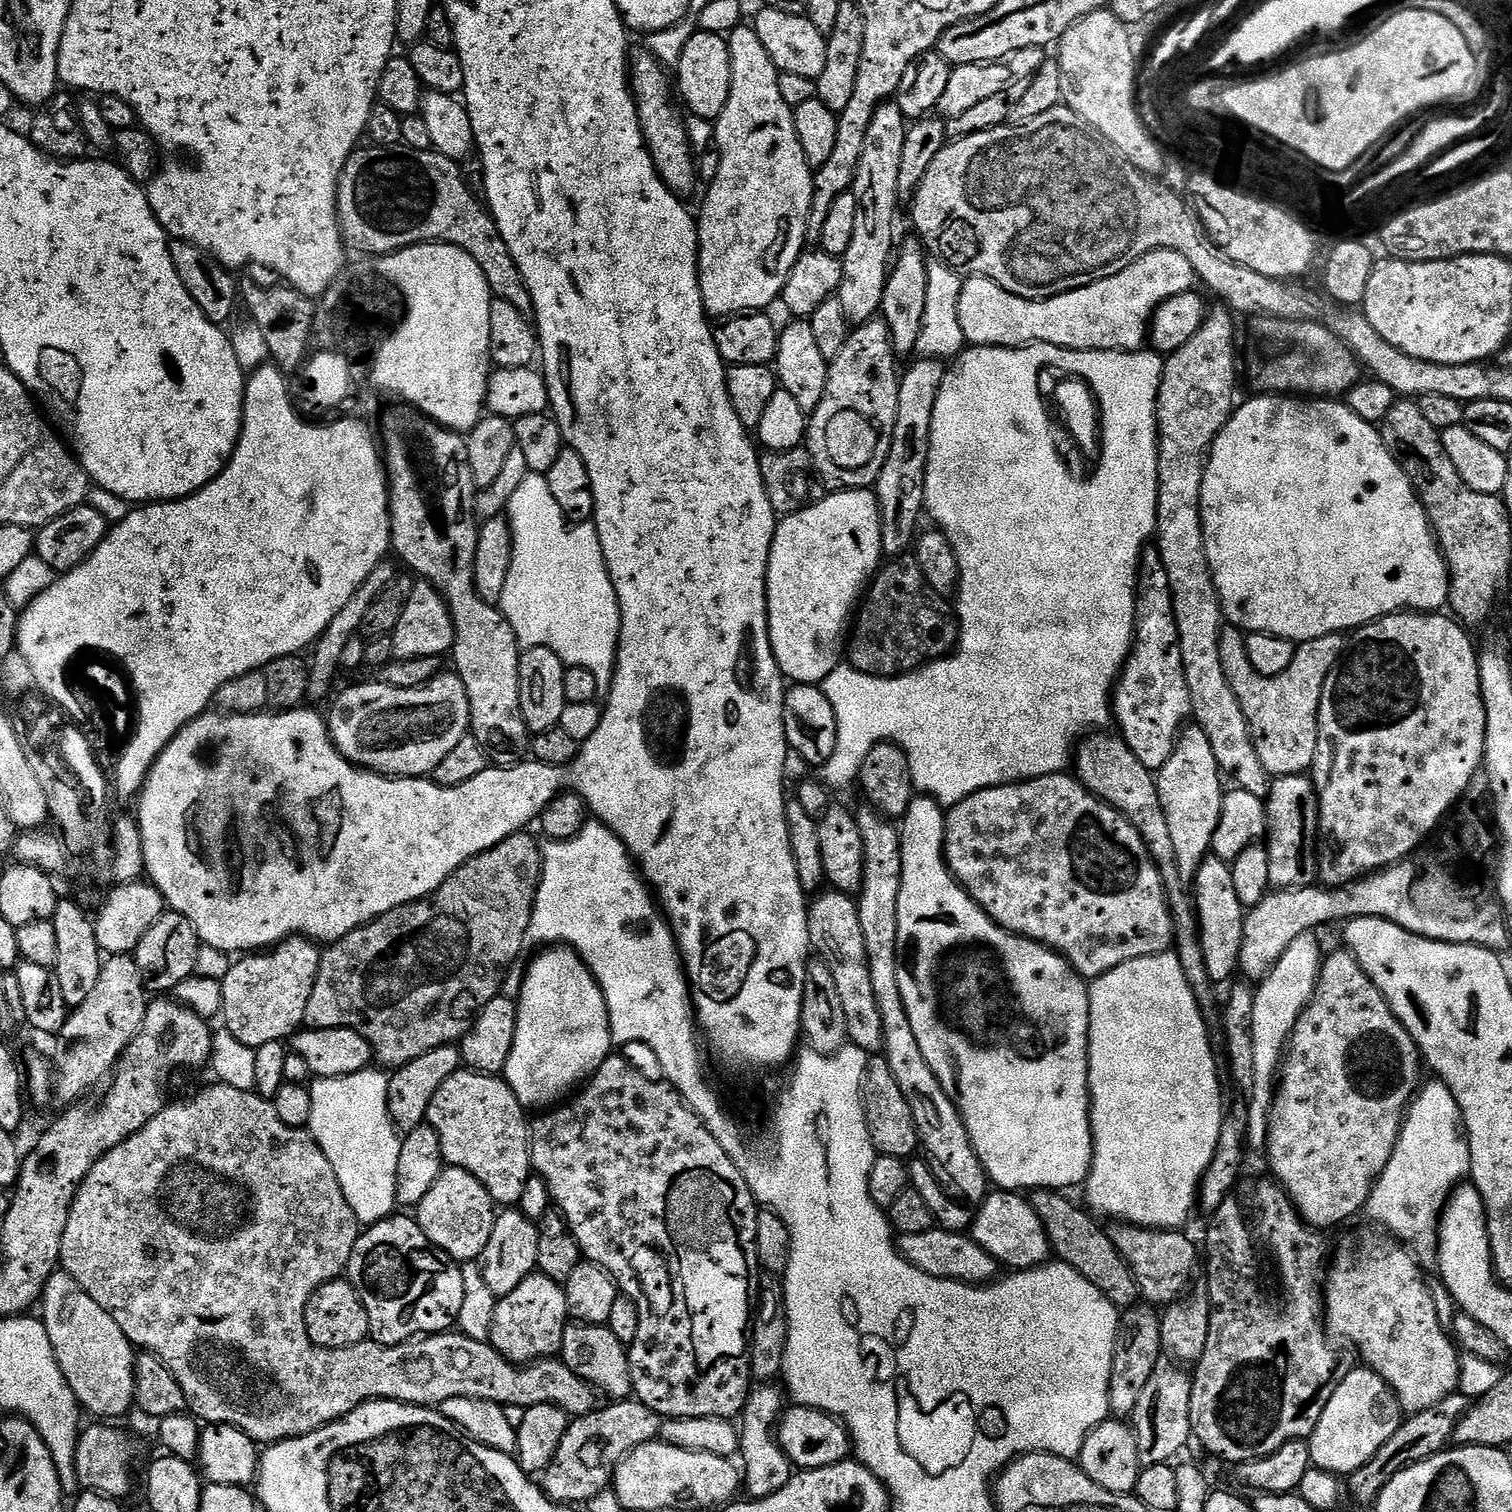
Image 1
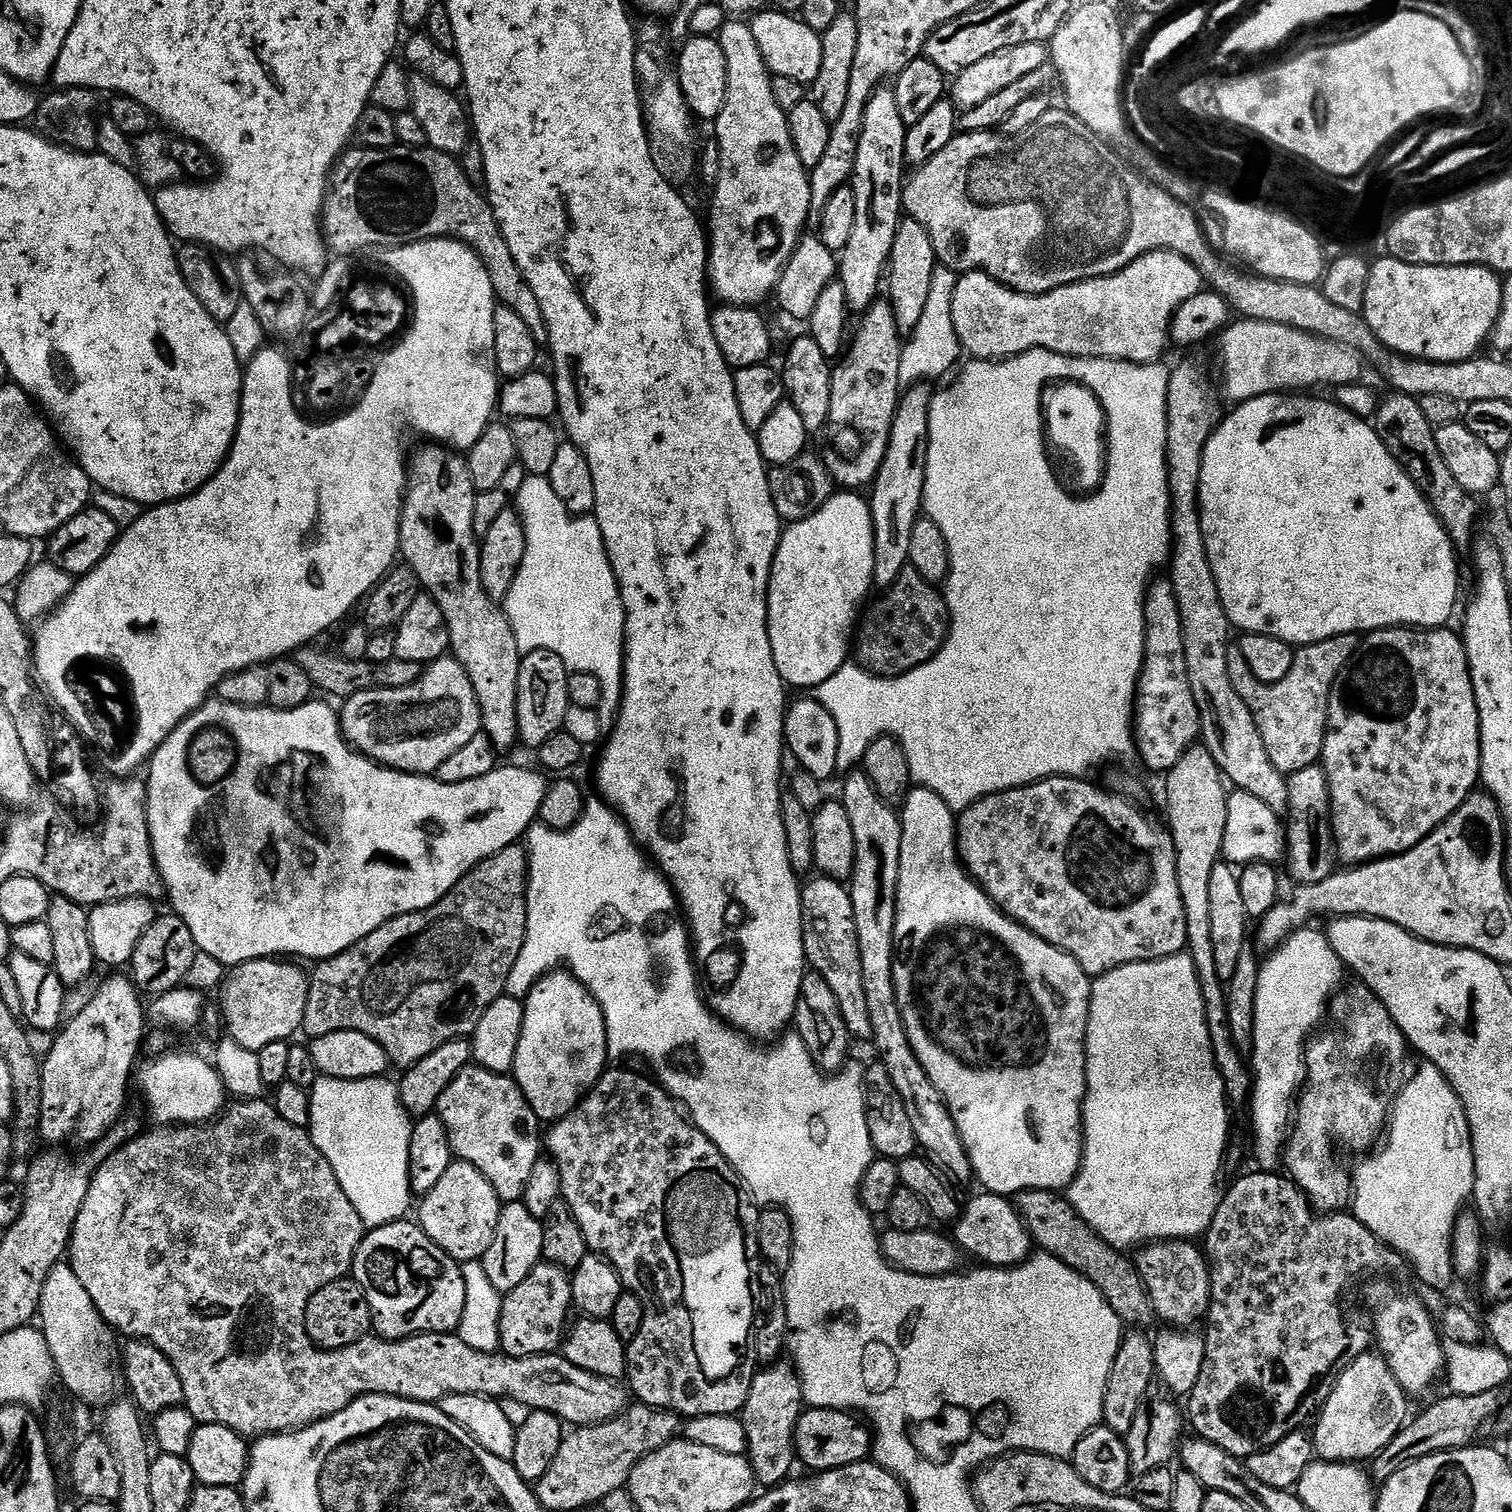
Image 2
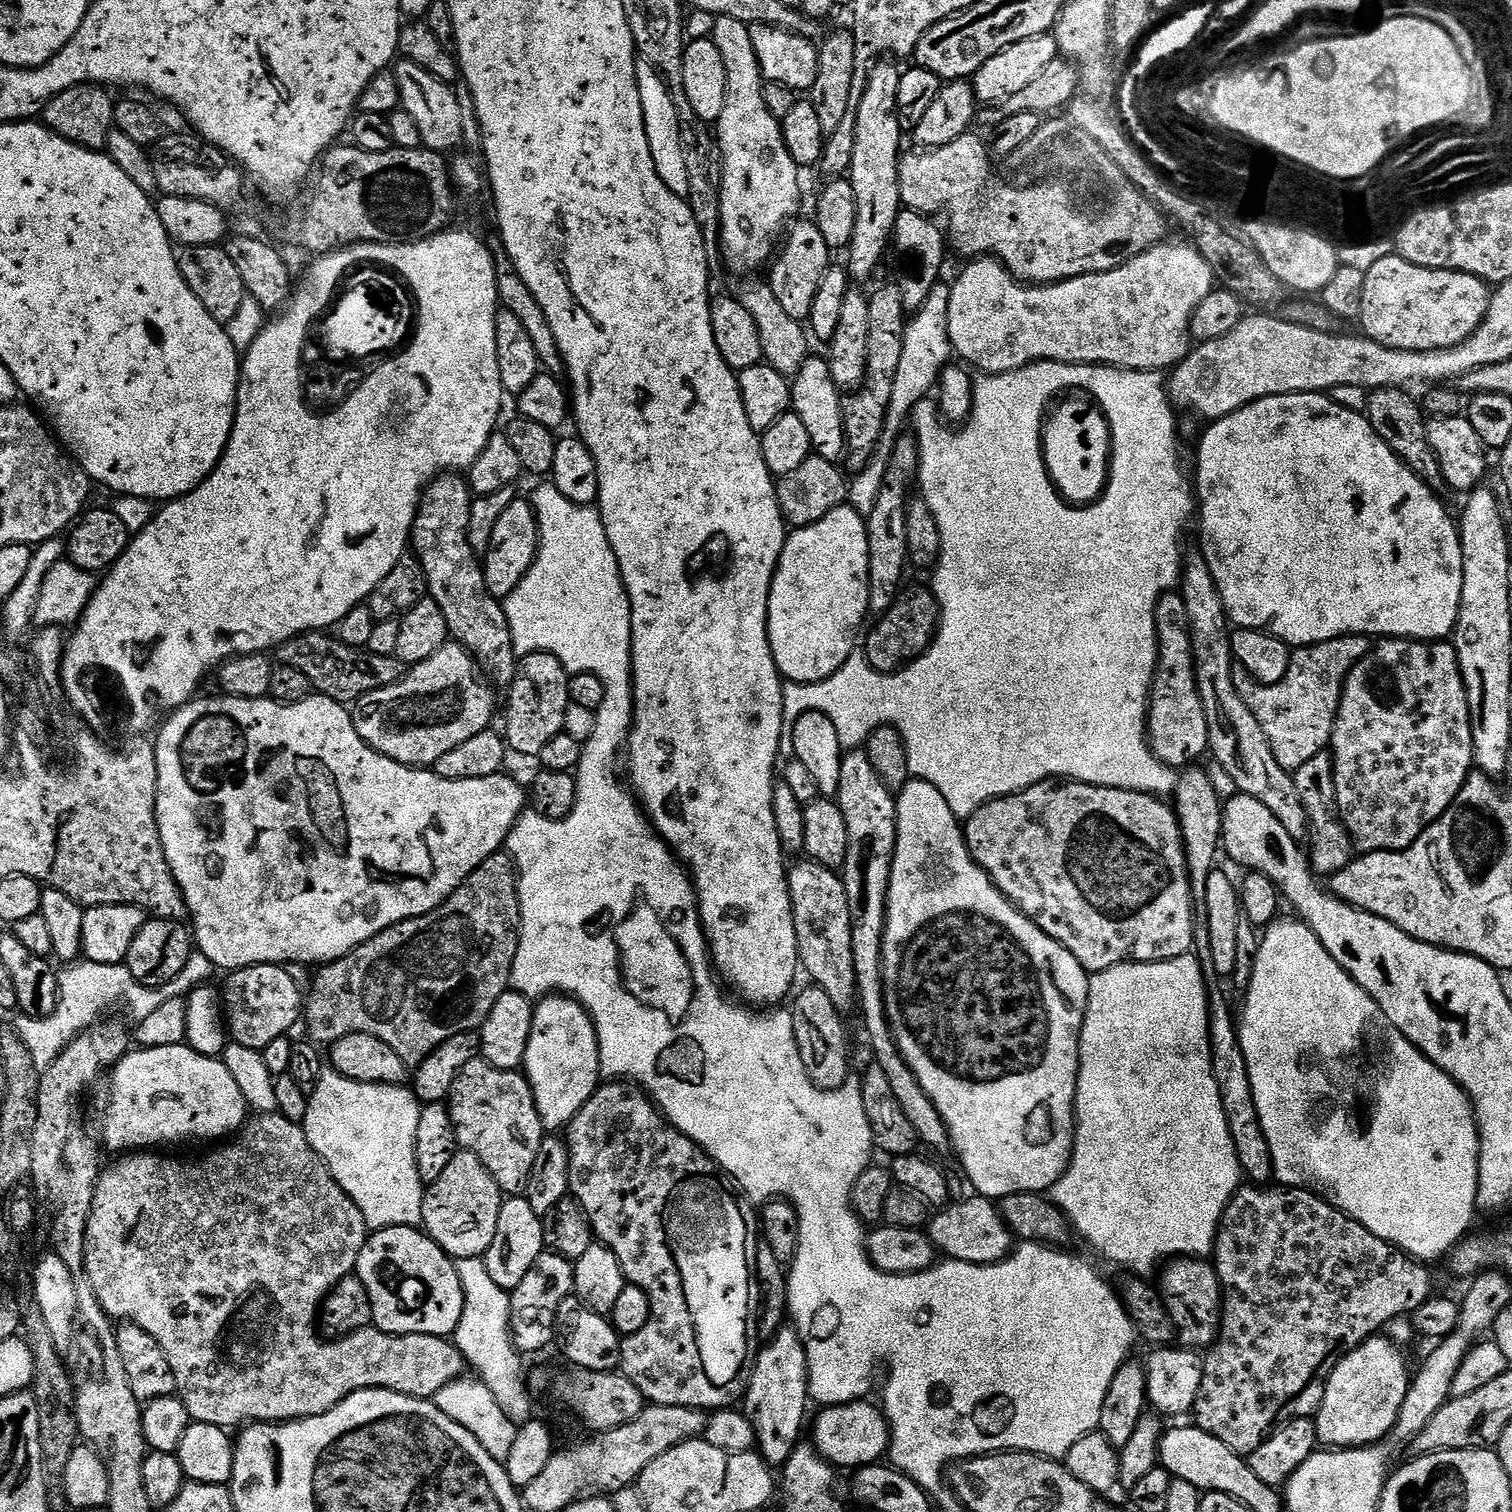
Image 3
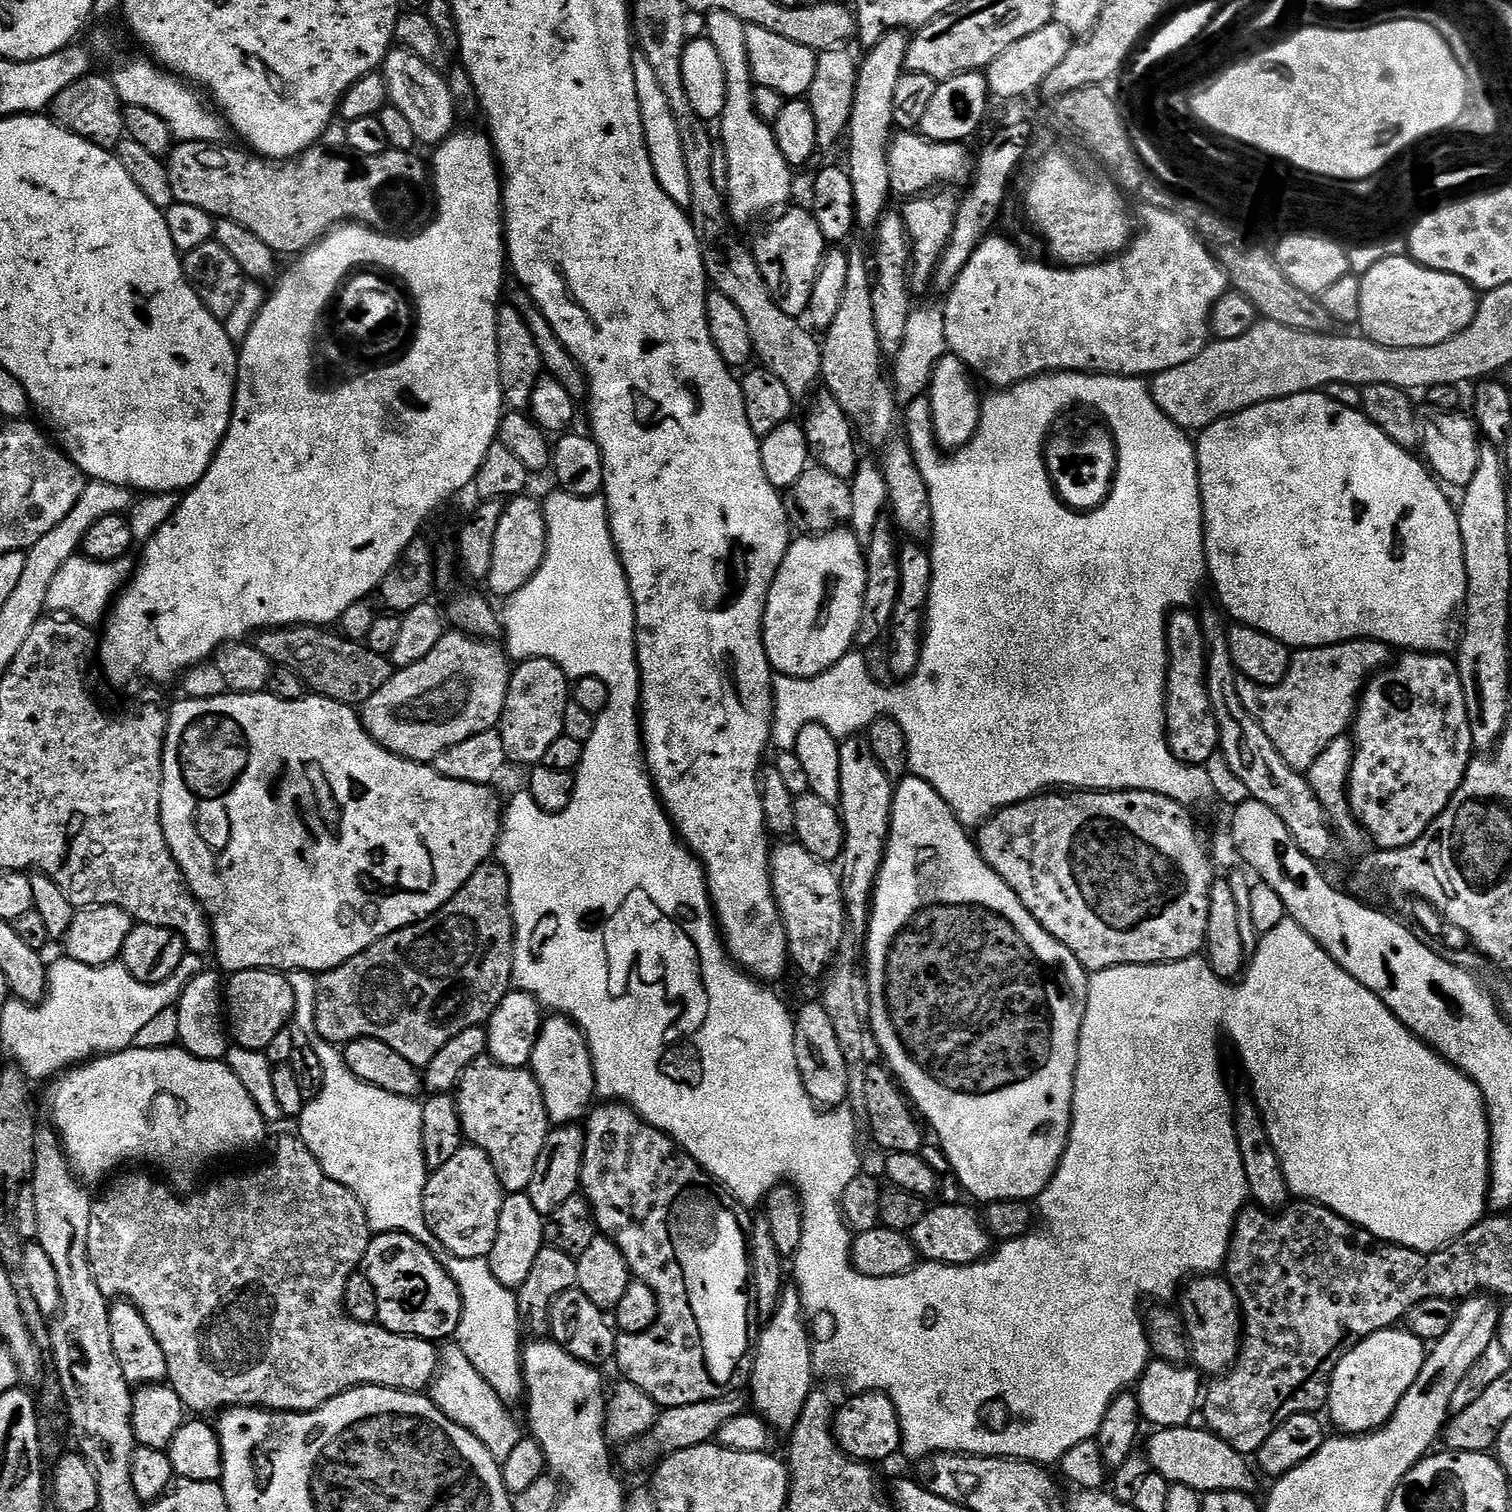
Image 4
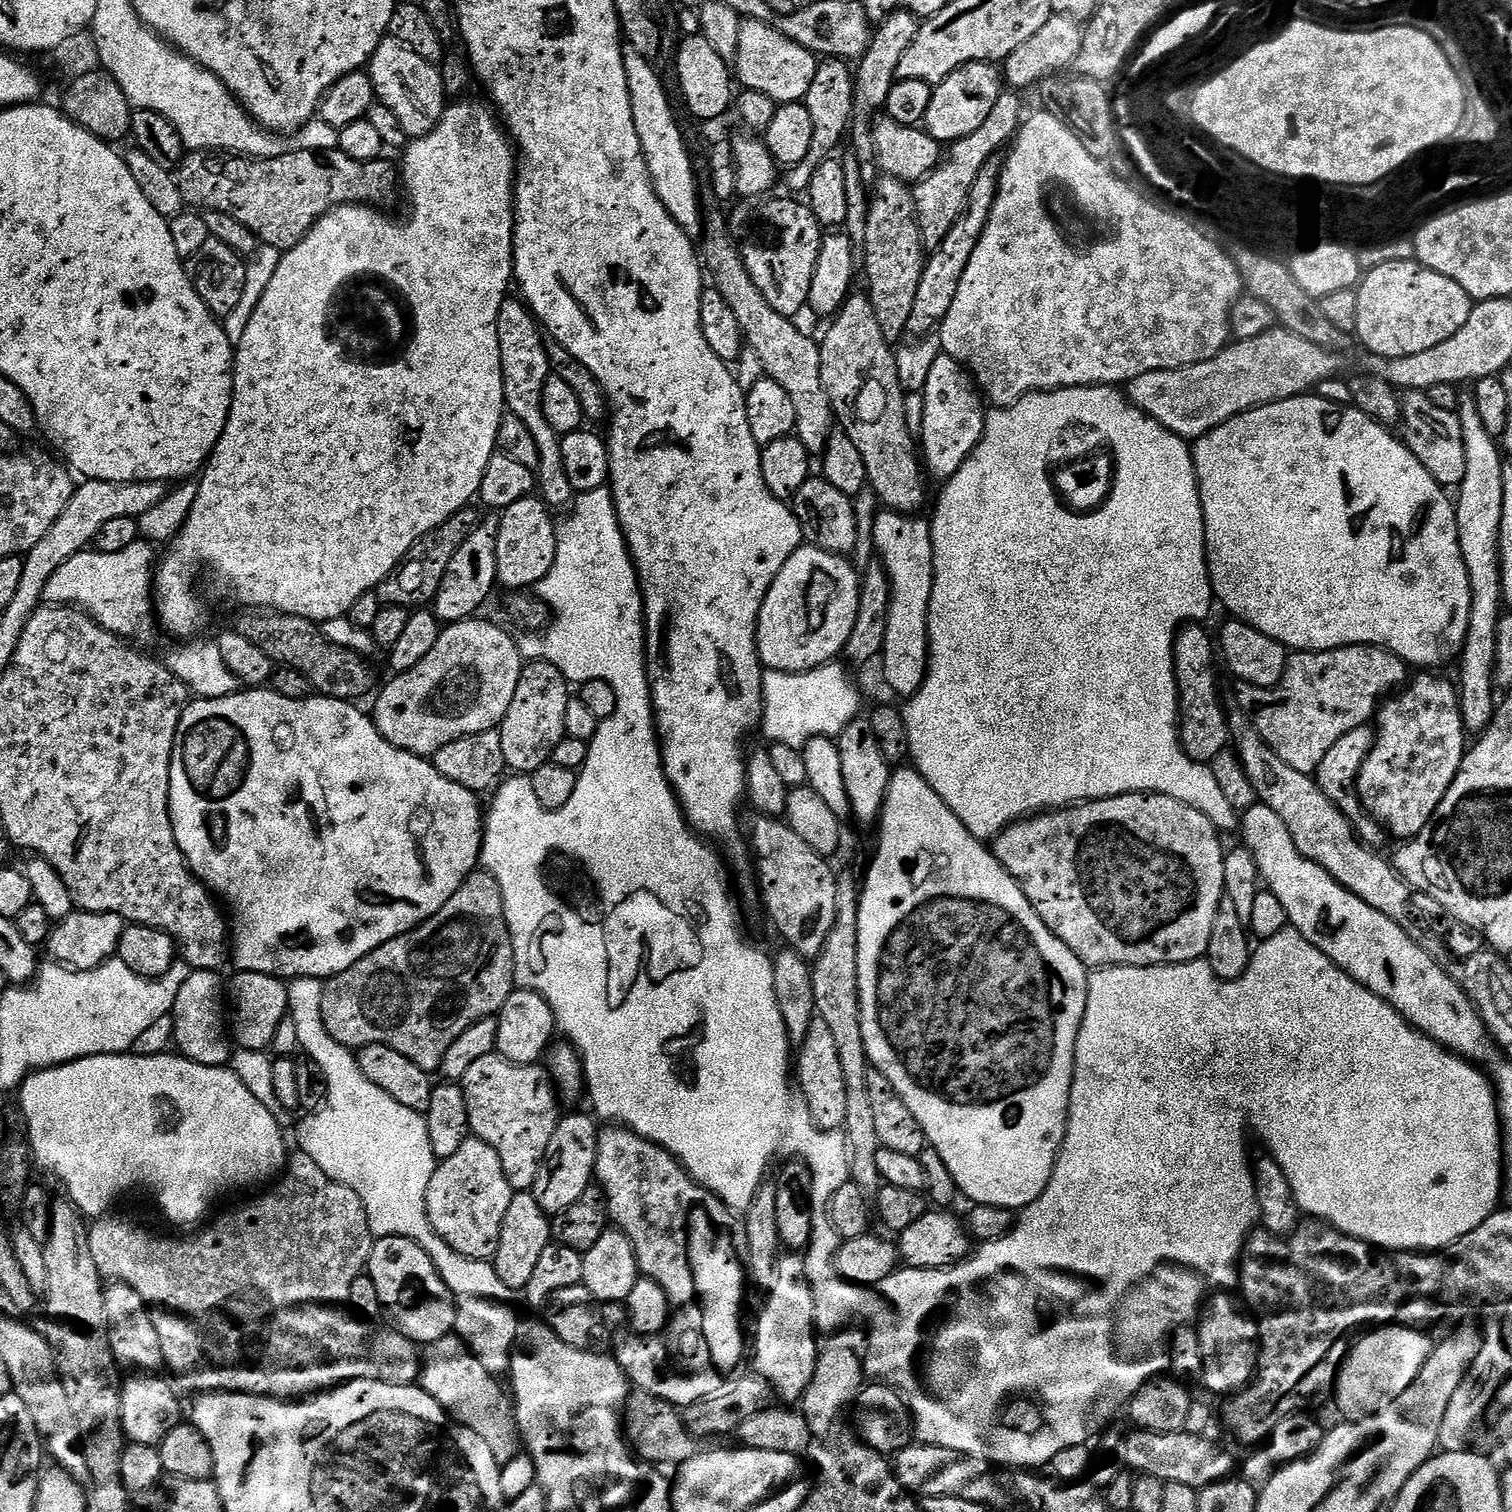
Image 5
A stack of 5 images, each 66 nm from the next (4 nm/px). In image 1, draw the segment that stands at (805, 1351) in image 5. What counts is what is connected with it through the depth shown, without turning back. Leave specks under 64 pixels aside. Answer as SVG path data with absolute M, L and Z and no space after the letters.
M772 1382L757 1383L749 1391L748 1400L744 1403L744 1410L738 1417L738 1427L740 1429L740 1451L738 1456L739 1459L744 1459L744 1464L742 1463L742 1488L753 1500L770 1498L770 1494L778 1494L778 1490L782 1490L782 1486L786 1486L794 1474L794 1465L792 1465L790 1458L782 1450L778 1439L778 1425L781 1416L786 1411L786 1403L784 1404L786 1392L783 1387L777 1386L775 1388L776 1386Z

